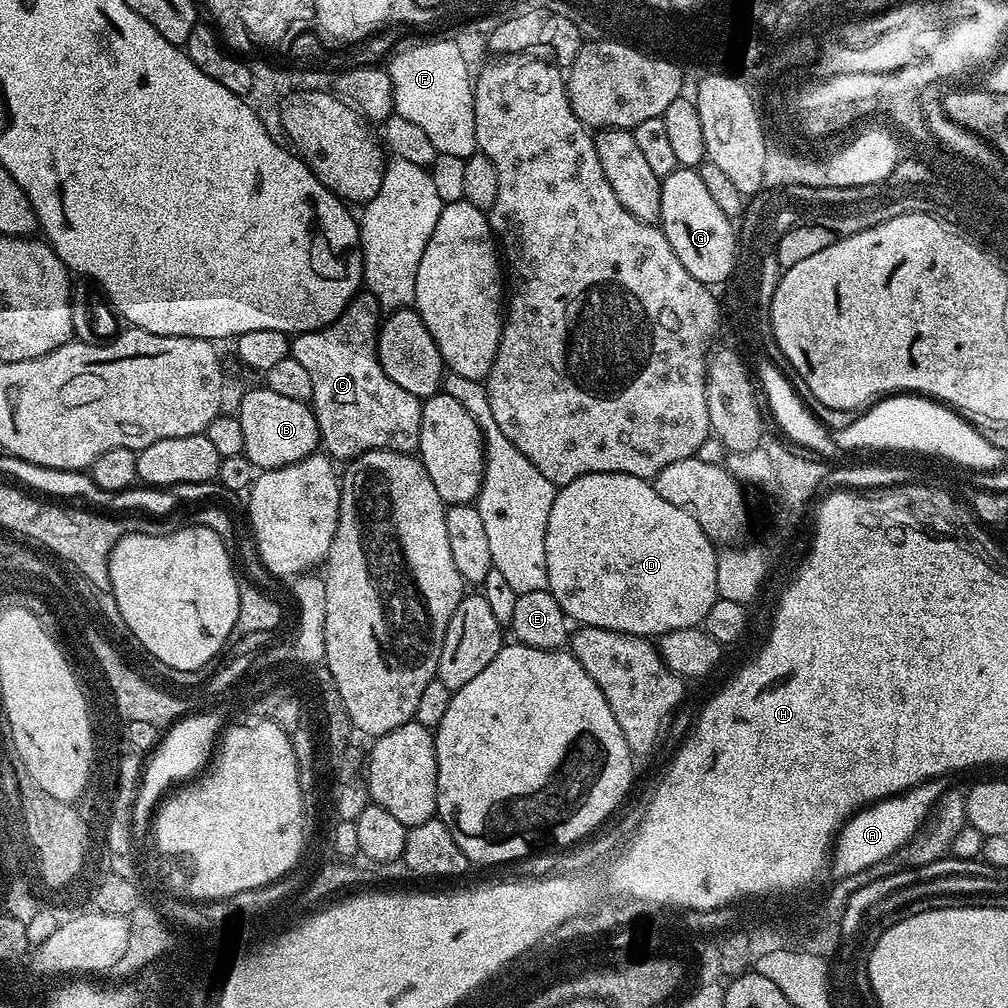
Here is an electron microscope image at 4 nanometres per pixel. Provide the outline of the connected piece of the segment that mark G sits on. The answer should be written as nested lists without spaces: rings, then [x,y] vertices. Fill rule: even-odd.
[[[677,166],[670,175],[661,179],[660,189],[659,223],[674,254],[678,254],[678,262],[682,262],[682,266],[686,266],[686,270],[690,270],[698,282],[709,286],[723,285],[725,272],[728,272],[732,263],[732,246],[738,241],[733,221],[728,220],[726,214],[722,214],[722,209],[714,203],[714,197],[706,191],[695,168]]]

